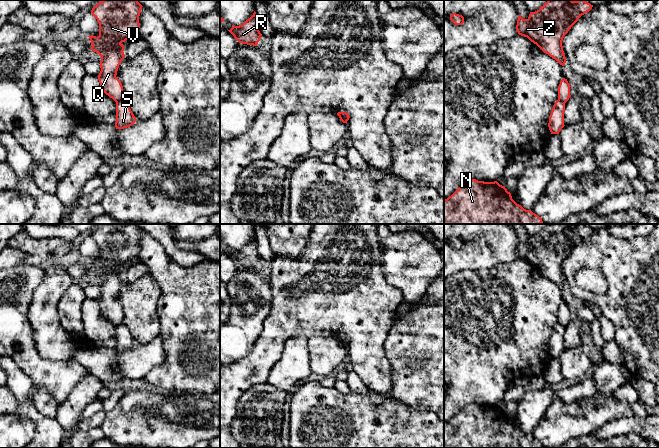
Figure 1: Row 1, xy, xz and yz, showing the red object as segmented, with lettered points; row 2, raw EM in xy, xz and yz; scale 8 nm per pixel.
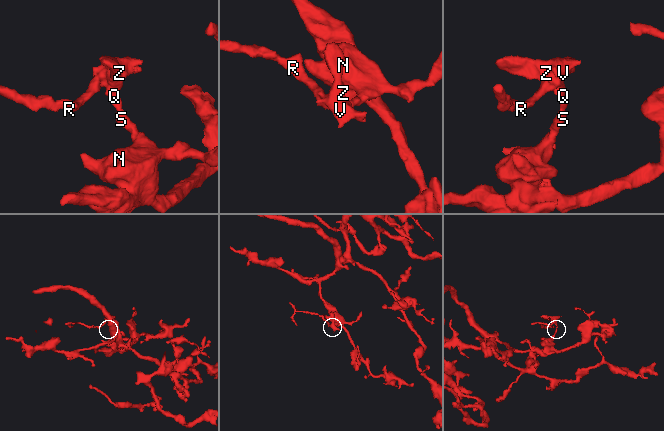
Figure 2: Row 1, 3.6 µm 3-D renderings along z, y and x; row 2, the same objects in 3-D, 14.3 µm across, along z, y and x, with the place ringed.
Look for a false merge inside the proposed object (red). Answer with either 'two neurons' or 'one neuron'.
two neurons

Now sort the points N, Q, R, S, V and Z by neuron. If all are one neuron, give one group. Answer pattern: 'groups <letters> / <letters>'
groups N S / Q R V Z

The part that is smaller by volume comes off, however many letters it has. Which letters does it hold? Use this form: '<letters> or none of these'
Q, R, V, Z

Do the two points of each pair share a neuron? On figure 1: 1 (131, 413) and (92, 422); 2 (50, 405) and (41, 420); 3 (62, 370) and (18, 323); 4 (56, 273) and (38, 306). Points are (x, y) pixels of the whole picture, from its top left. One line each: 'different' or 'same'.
1: different
2: different
3: same
4: same

